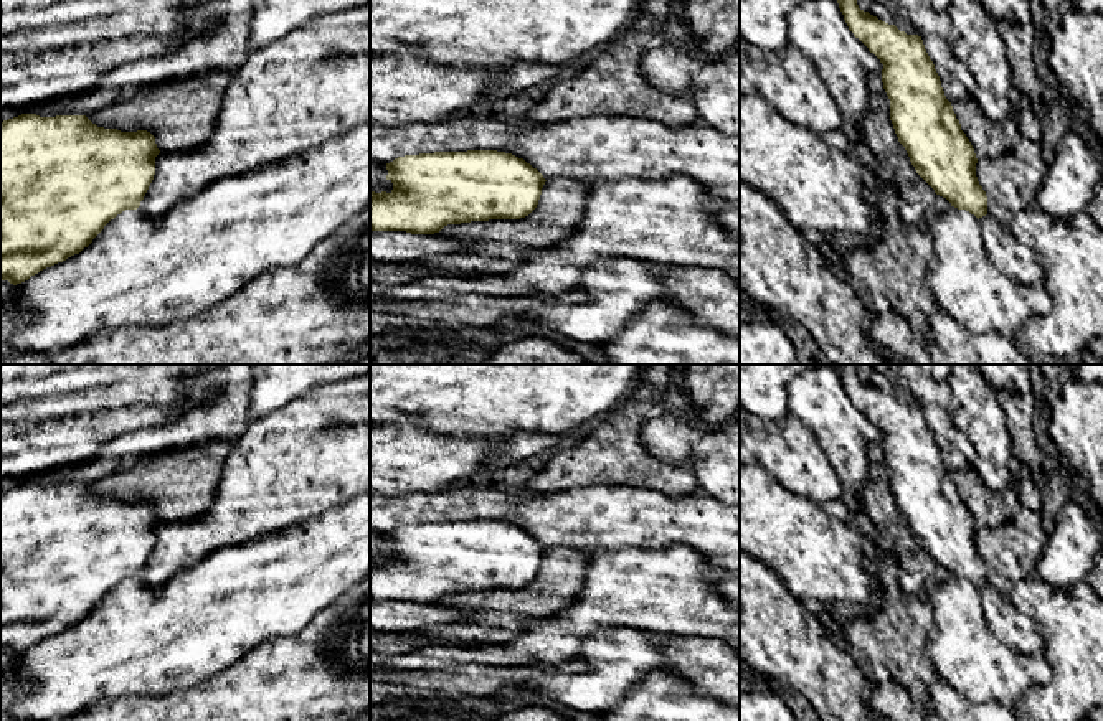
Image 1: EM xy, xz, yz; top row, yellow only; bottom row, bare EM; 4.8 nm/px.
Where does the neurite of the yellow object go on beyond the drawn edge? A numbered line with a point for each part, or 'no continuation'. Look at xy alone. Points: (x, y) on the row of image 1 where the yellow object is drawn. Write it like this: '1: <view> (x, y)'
no continuation

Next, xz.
no continuation

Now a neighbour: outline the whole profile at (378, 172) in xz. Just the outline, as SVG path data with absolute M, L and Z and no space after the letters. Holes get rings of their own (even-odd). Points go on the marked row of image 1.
M370 160L370 191L375 193L391 193L393 183L386 178L386 163Z

